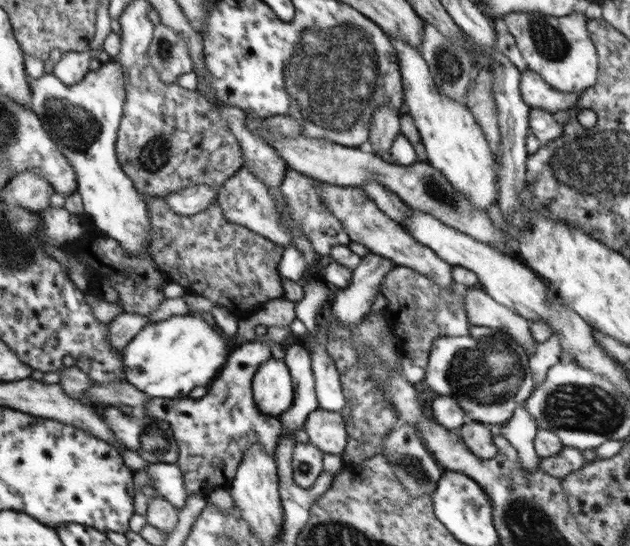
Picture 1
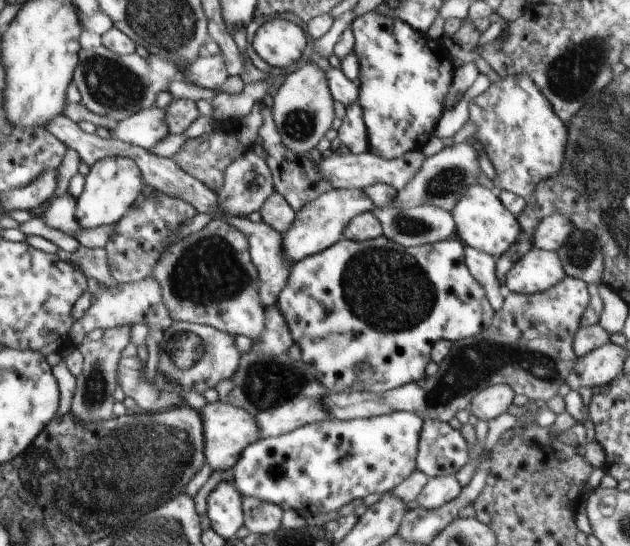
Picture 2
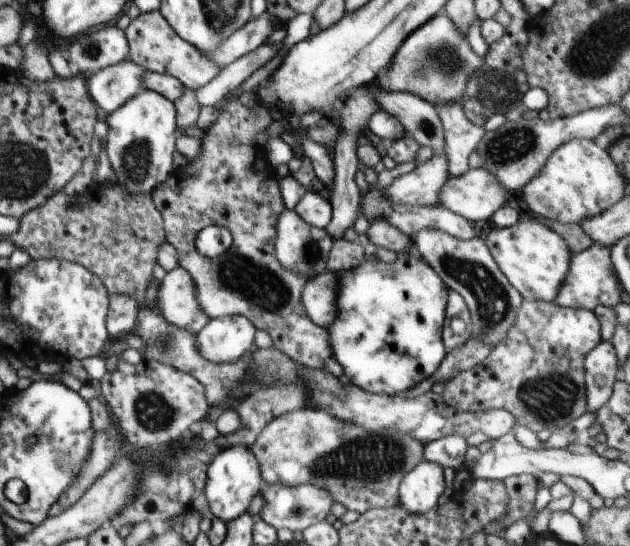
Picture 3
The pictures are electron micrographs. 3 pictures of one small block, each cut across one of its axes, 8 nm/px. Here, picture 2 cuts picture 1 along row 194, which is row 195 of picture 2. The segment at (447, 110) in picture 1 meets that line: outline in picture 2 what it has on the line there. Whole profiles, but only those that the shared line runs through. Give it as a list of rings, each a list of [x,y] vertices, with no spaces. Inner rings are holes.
[[[480,184],[469,186],[451,212],[456,225],[455,237],[494,258],[501,257],[518,240],[521,231],[517,217],[506,210],[496,192]]]

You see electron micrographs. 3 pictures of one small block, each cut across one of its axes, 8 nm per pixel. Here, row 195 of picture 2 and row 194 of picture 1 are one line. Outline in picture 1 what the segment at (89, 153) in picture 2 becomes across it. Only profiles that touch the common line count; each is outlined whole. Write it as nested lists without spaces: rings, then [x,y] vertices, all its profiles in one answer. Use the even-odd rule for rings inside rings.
[[[192,185],[162,198],[171,212],[192,217],[204,214],[216,196],[216,190],[207,185]]]

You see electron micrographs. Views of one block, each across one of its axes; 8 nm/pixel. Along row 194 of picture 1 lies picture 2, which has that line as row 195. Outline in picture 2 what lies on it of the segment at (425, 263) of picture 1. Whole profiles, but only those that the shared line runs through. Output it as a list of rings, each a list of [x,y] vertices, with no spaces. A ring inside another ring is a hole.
[[[361,188],[330,189],[316,200],[305,204],[296,214],[292,226],[283,234],[283,255],[293,264],[311,254],[326,250],[344,238],[346,225],[355,217],[375,208]]]

